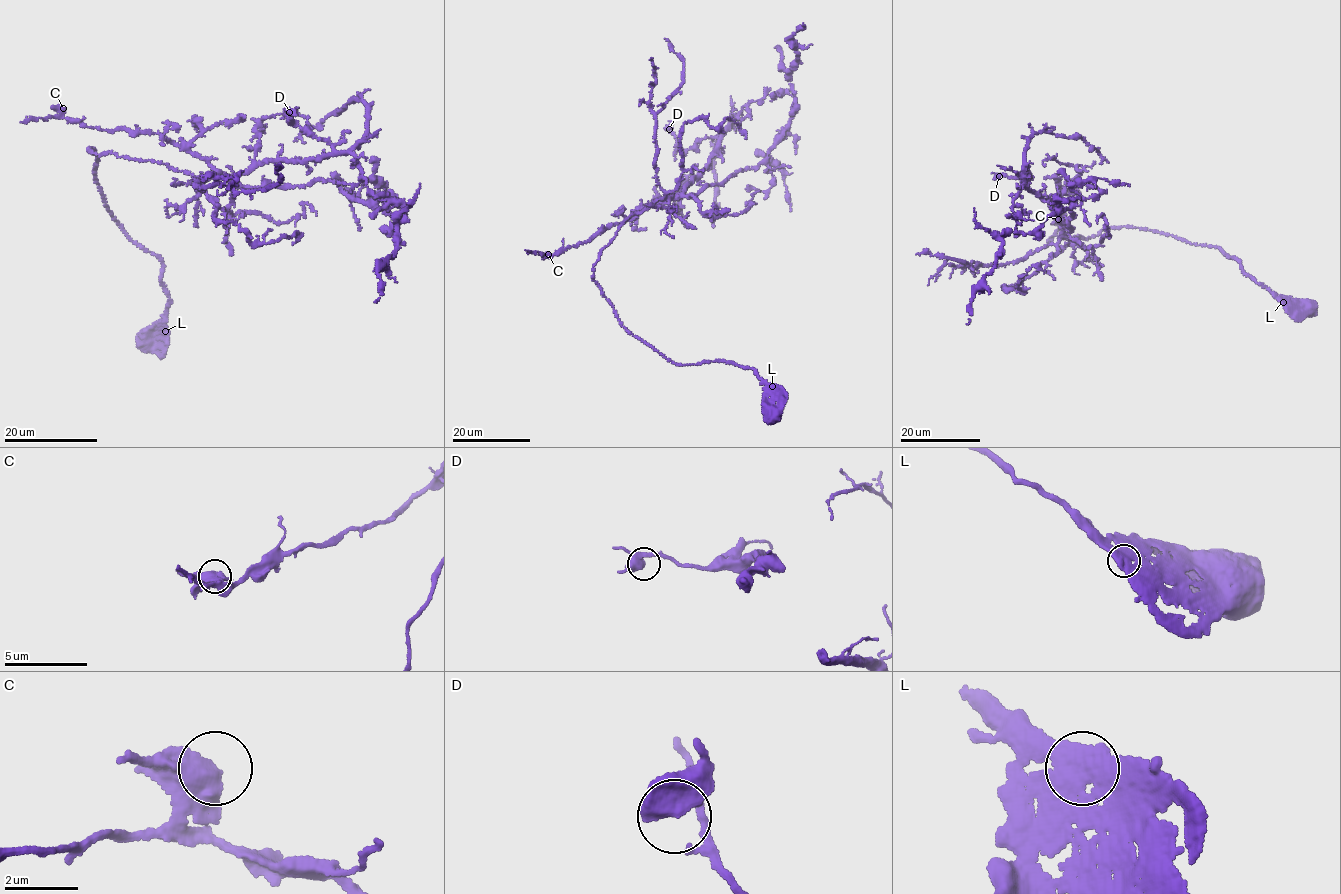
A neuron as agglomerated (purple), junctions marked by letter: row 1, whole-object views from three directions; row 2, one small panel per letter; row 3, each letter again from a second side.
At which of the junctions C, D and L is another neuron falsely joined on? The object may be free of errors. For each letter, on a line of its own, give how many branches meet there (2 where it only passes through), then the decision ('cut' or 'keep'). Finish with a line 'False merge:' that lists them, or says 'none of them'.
C: 1 branches meet; keep
D: 1 branches meet; keep
L: 1 branches meet; keep
False merge: none of them

